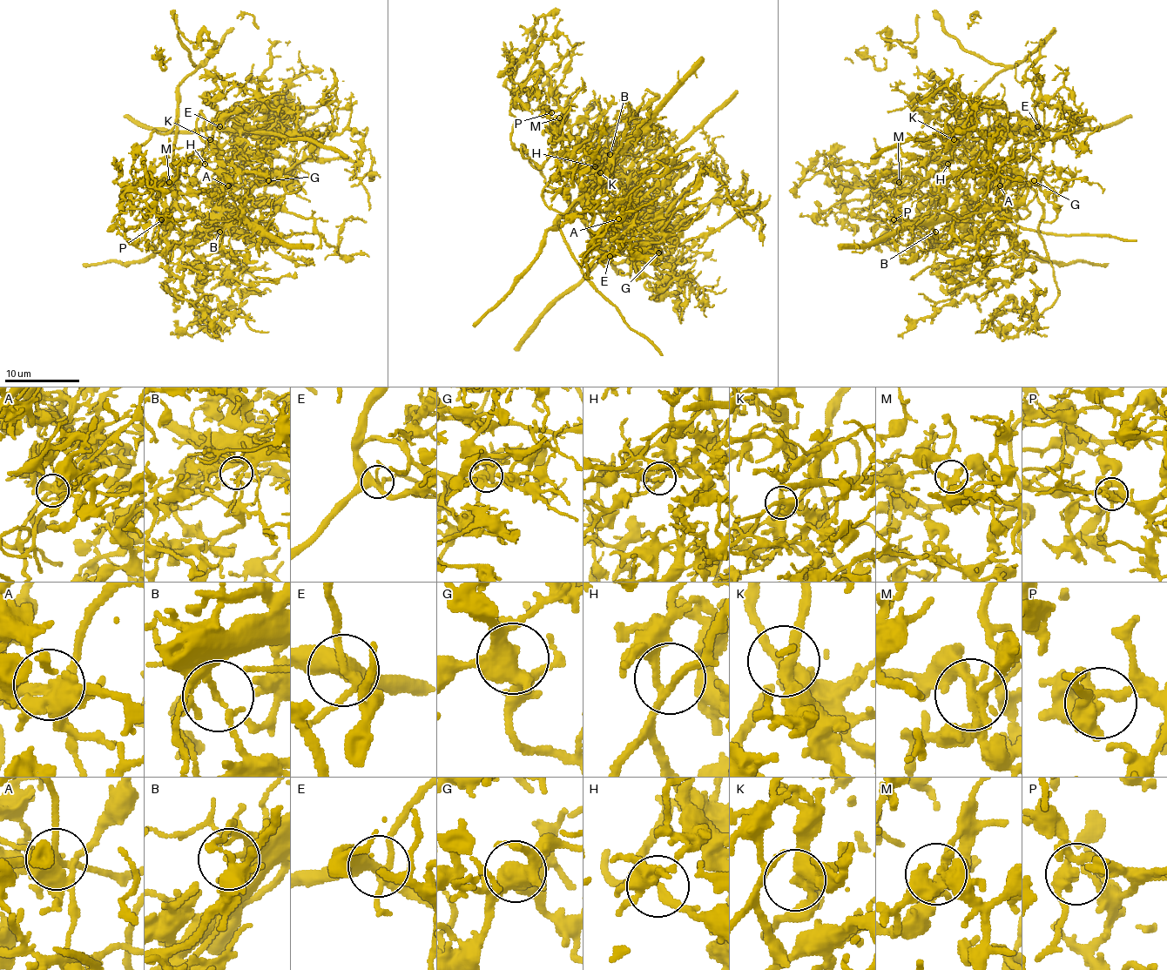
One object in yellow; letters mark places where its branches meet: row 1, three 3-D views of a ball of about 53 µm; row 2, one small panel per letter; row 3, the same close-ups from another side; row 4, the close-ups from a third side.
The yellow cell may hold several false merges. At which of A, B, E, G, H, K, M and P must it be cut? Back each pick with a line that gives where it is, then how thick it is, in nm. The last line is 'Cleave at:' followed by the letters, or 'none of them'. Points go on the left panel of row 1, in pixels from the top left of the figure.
A: at (228, 185); 400 nm thick
B: at (219, 232); 150 nm thick
Cleave at: A, B

